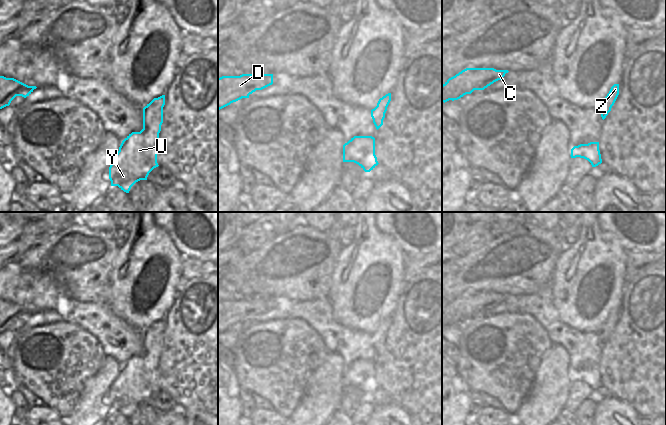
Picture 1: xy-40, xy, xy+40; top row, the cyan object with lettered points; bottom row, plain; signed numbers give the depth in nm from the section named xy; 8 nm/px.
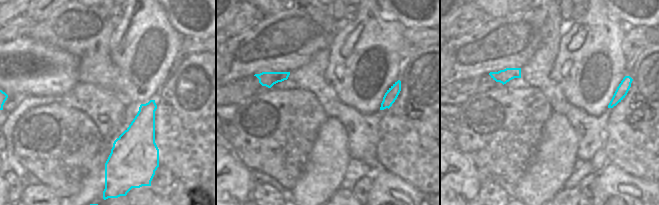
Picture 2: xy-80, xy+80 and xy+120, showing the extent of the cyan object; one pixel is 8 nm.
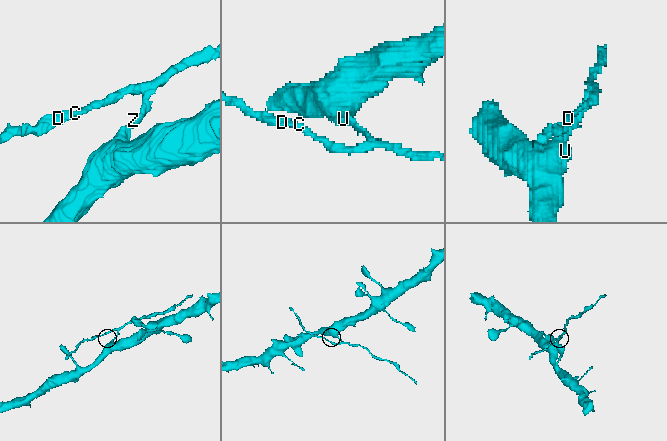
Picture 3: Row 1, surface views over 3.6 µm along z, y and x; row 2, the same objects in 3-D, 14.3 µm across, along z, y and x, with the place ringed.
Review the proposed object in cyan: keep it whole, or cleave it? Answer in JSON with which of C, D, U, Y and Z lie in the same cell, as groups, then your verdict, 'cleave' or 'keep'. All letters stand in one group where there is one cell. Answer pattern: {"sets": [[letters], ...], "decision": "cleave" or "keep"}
{"sets": [["C", "D", "Z"], ["U", "Y"]], "decision": "cleave"}

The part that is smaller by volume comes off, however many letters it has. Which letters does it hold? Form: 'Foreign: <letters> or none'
Foreign: C, D, Z

